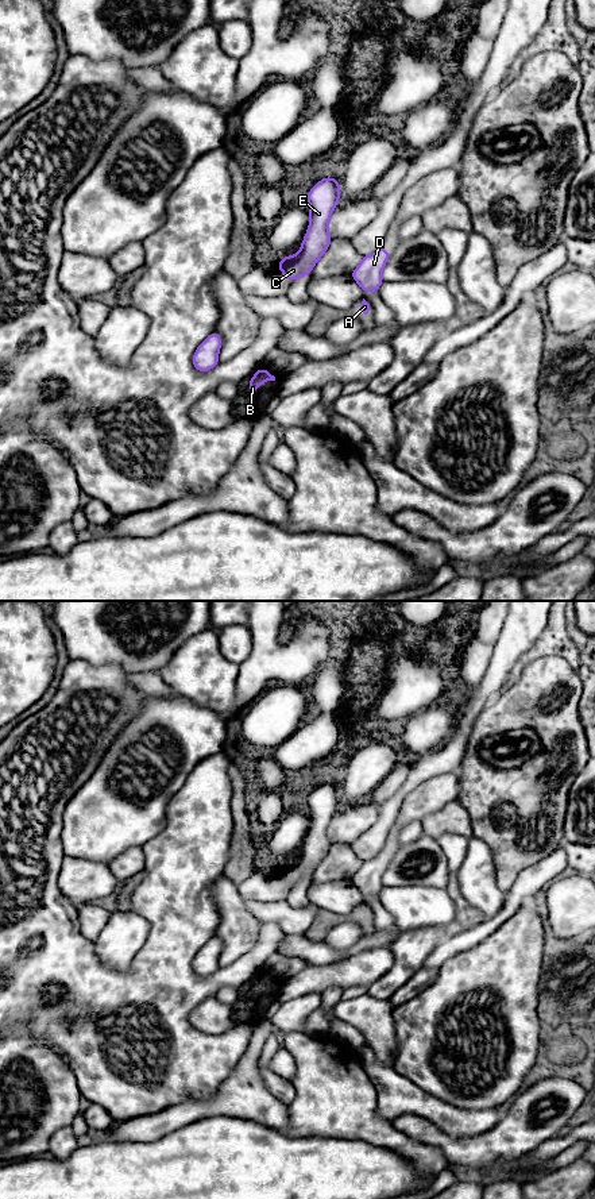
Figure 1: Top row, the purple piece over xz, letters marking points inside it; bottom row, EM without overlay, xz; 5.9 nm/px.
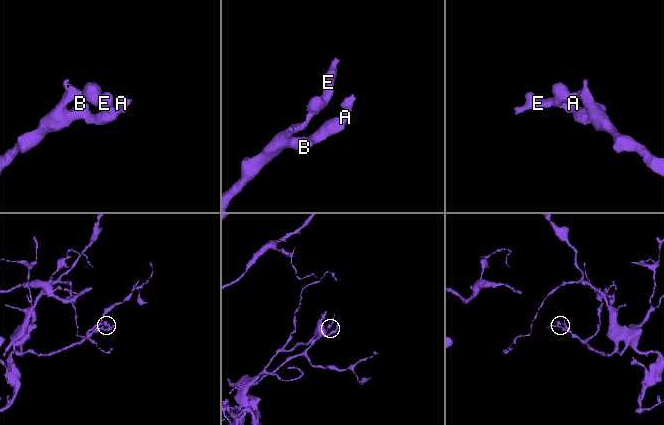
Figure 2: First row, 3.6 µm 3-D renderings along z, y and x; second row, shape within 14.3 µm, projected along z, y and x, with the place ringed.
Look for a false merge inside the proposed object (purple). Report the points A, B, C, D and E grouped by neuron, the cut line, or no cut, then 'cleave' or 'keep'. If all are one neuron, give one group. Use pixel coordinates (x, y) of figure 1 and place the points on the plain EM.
groups A B C D E; cut none; keep

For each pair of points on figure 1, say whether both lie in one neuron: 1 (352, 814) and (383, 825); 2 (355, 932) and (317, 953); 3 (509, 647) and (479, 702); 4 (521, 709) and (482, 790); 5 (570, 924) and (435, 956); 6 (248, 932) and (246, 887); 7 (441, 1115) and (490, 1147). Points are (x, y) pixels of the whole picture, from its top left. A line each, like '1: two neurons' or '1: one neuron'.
1: two neurons
2: two neurons
3: one neuron
4: one neuron
5: two neurons
6: two neurons
7: two neurons

